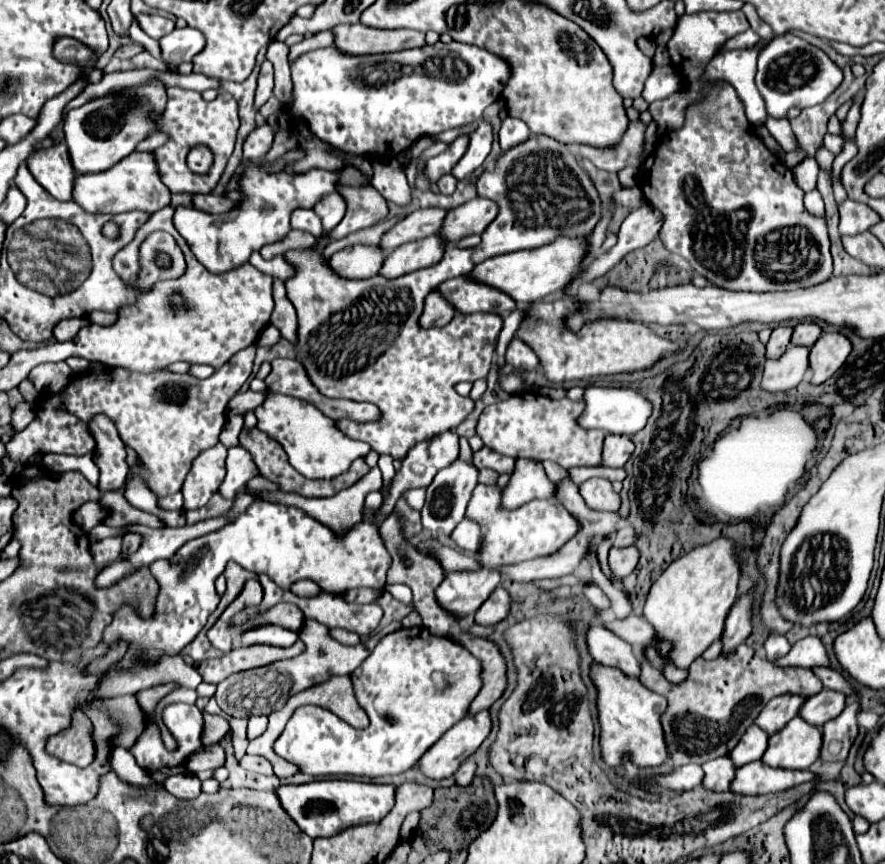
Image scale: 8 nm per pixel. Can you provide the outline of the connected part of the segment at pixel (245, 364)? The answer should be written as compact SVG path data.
M256 344L234 354L230 362L226 362L206 380L168 370L138 374L112 368L88 376L84 376L84 372L76 374L60 392L42 394L38 398L36 418L6 444L6 452L14 462L22 464L36 452L70 456L92 454L96 441L88 429L88 423L96 414L104 414L114 422L124 444L138 454L140 466L132 466L128 478L142 478L154 492L156 500L162 500L182 488L192 460L206 446L212 446L206 444L206 438L218 438L216 426L224 424L230 398L252 374L254 354Z

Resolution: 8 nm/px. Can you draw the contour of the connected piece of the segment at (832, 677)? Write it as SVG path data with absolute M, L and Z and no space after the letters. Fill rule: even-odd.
M814 668L814 672L816 672L816 676L822 680L824 688L842 692L842 694L848 696L848 700L854 698L856 690L854 690L852 682L850 682L848 678L844 678L840 672L836 672L836 670L832 670L832 668Z

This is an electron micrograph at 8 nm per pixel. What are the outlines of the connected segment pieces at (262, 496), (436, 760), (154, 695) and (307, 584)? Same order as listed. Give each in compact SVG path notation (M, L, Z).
M372 468L362 480L358 480L358 484L354 484L354 488L346 488L342 492L338 492L338 496L332 496L332 498L304 498L296 492L282 492L282 490L276 490L276 492L262 492L262 490L250 490L250 488L244 488L246 494L252 494L254 498L258 500L266 500L266 502L272 502L272 504L284 504L284 506L292 506L292 508L300 508L302 512L306 512L310 518L318 520L320 524L328 526L336 536L344 536L348 530L342 530L342 524L346 524L350 530L360 524L364 520L362 516L362 510L364 510L364 498L368 492L372 490L378 490L382 488L382 472L380 468Z
M482 710L474 716L468 714L454 728L450 728L450 732L446 732L446 736L442 736L442 740L438 740L438 744L434 744L426 756L422 756L422 772L434 780L454 776L460 764L480 748L490 730L490 710Z
M164 684L164 686L156 686L156 688L150 688L150 690L138 692L138 702L140 702L142 710L144 710L146 714L152 714L154 704L156 704L162 696L166 696L166 692L172 692L174 688L178 688L178 684Z
M303 579L300 581L297 581L298 583L296 583L296 587L295 587L295 583L292 585L292 588L290 588L290 590L301 596L301 597L310 597L310 596L314 596L316 594L318 594L318 592L320 592L320 587L313 582L312 580L308 580L308 579Z

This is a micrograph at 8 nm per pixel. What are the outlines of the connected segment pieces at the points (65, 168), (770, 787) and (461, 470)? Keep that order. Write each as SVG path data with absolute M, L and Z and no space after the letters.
M56 144L48 150L40 150L28 158L28 168L32 176L38 180L48 194L52 194L60 202L72 200L74 188L74 166L70 164L66 144Z
M754 760L742 768L738 768L738 776L734 778L734 792L738 794L766 794L766 792L782 792L794 788L802 782L814 780L816 776L810 770L784 770L770 768L762 764L762 760Z
M460 458L454 460L454 464L440 470L434 476L432 484L428 486L426 502L424 502L424 508L420 510L422 526L428 528L432 532L432 536L452 534L456 524L462 522L464 516L466 516L466 506L470 502L470 496L472 496L472 490L476 488L476 484L478 484L478 468L474 464L470 464L470 462L460 460Z

